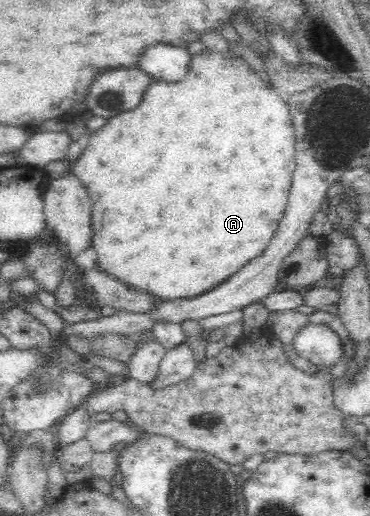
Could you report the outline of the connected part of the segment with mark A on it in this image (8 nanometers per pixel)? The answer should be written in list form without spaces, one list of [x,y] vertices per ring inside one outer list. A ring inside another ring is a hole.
[[[206,50],[201,55],[193,55],[192,67],[190,76],[184,82],[168,83],[158,80],[149,86],[140,105],[109,117],[101,129],[91,134],[87,147],[72,163],[73,173],[88,189],[92,202],[91,246],[96,250],[94,267],[111,278],[111,281],[127,286],[131,294],[139,294],[139,298],[147,298],[147,301],[174,301],[202,296],[228,280],[247,262],[260,256],[276,234],[287,205],[295,169],[295,128],[285,100],[272,94],[270,88],[266,88],[240,57],[226,59]]]

